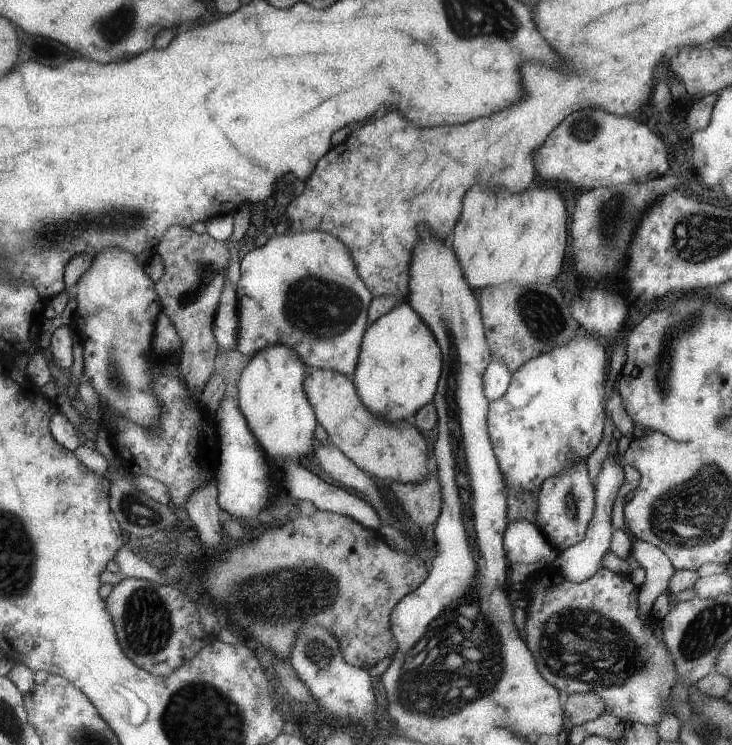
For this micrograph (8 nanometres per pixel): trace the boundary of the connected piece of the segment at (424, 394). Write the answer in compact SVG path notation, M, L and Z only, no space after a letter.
M406 302L397 303L391 310L366 327L358 354L358 364L351 379L359 402L375 416L389 422L410 420L418 408L434 398L442 372L442 351L427 323Z

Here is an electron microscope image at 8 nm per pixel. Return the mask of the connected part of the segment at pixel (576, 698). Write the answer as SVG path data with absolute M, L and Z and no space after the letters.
M594 692L569 693L569 696L565 698L563 716L570 728L595 720L604 712L605 706L602 697L597 696Z

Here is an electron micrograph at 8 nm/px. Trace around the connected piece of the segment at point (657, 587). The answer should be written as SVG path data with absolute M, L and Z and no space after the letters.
M641 540L631 543L629 554L645 571L644 582L638 592L638 615L641 620L647 621L651 618L651 605L657 596L667 592L667 582L676 568L666 553Z

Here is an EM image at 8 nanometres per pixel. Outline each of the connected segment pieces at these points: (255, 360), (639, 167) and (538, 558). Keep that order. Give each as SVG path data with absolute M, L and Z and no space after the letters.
M271 344L256 352L241 370L237 386L238 408L246 417L247 428L261 446L265 456L273 462L291 458L301 460L301 454L313 452L314 408L303 390L308 370L299 356L281 344Z
M581 108L579 112L567 115L543 140L539 150L533 154L533 160L535 174L543 183L565 182L567 186L587 190L621 183L644 183L663 176L663 172L669 168L665 144L651 130L647 130L647 126L627 116L617 118L617 115L607 114L601 108Z
M525 520L506 524L502 545L506 548L507 560L512 565L523 562L525 564L545 562L546 565L551 566L559 553L558 549L551 546L538 526Z

